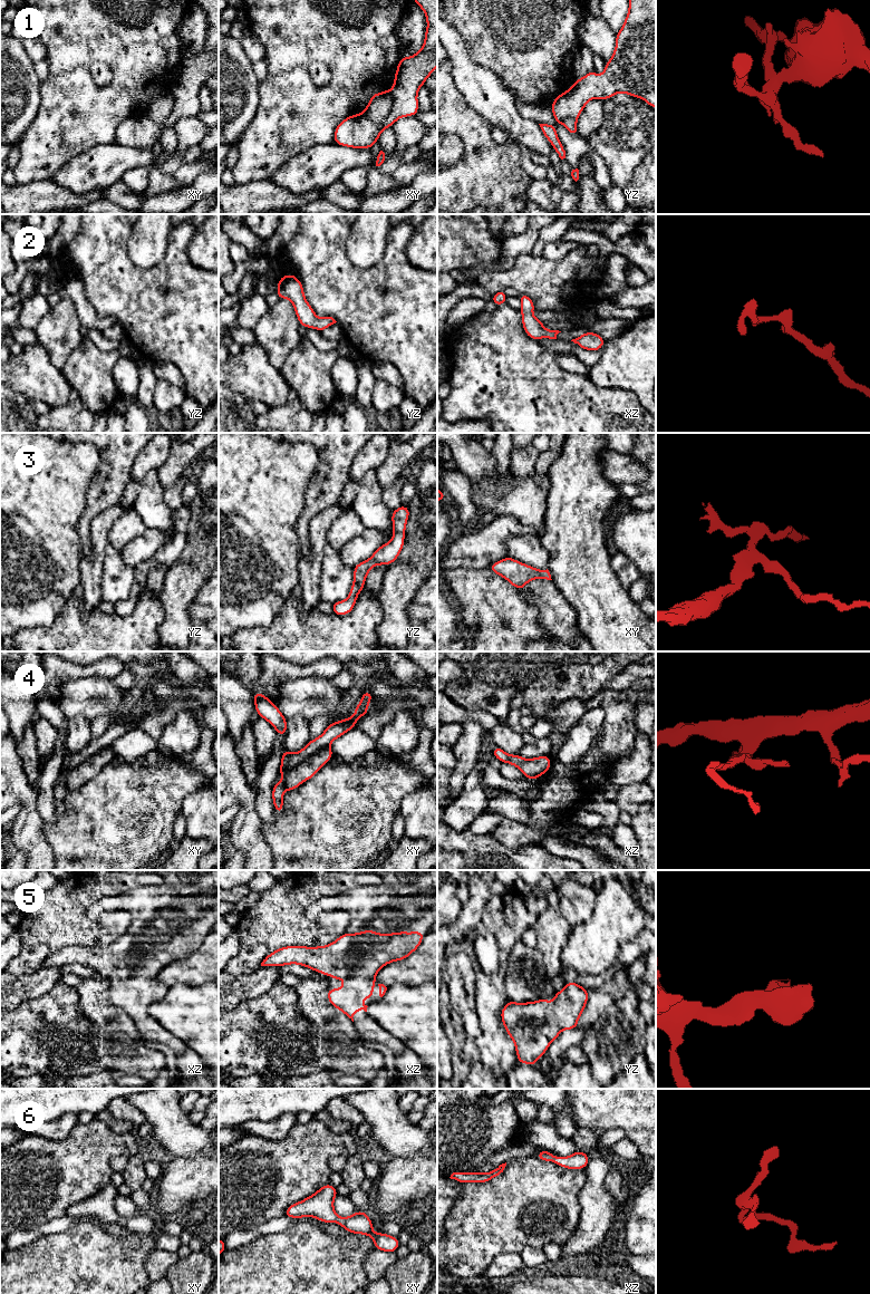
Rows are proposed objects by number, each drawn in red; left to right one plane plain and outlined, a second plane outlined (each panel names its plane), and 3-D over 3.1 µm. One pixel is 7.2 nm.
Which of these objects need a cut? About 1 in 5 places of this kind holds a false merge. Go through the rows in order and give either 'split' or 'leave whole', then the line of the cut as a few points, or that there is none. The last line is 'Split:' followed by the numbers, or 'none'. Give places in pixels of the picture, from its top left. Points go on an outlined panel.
1: split; cut in xy along (392, 90), (390, 113), (382, 122), (368, 121)
2: leave whole; no cut
3: leave whole; no cut
4: leave whole; no cut
5: leave whole; no cut
6: leave whole; no cut
Split: 1

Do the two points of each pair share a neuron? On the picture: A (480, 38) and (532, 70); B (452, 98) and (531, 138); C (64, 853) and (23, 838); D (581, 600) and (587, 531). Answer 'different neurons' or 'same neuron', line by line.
A: same neuron
B: different neurons
C: different neurons
D: same neuron

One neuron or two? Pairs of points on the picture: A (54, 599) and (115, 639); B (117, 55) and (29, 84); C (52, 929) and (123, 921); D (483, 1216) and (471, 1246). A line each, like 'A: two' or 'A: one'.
A: two
B: two
C: one
D: one

